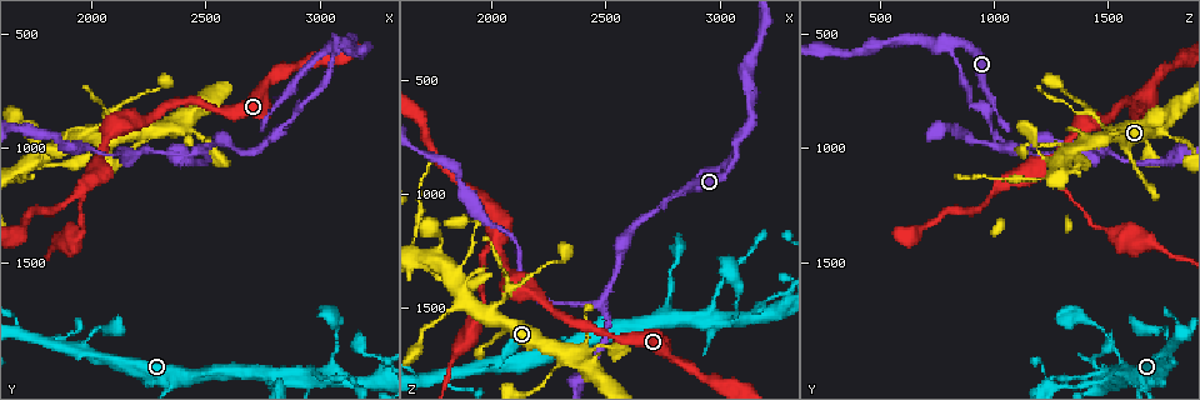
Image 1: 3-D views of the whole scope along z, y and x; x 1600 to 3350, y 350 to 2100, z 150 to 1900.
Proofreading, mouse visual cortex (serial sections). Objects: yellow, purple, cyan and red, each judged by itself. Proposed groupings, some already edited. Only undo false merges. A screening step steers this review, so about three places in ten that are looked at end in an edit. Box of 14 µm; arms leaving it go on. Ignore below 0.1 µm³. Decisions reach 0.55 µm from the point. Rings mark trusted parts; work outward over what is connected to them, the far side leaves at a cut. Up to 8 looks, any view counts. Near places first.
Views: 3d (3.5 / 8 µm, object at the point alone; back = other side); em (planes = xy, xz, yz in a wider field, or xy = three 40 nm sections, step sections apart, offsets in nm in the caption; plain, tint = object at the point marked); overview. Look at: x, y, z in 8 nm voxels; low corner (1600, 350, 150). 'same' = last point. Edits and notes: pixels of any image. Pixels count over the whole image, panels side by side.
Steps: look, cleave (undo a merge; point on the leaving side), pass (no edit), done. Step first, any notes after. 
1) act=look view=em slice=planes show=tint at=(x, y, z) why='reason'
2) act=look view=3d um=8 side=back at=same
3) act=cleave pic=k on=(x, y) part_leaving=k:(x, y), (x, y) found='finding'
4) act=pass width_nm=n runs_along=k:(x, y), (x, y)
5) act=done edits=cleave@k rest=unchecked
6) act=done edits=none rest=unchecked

act=look view=3d um=3.5 at=(2020, 1100, 1200) why='sharp bend'

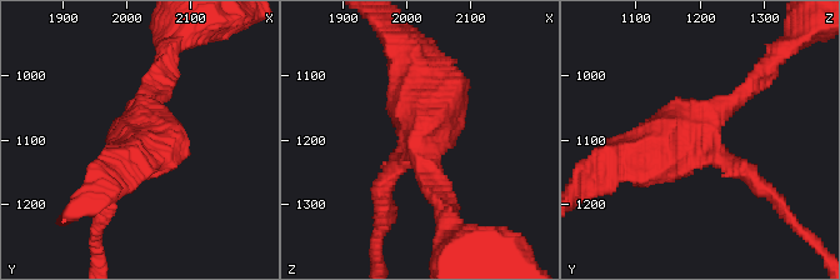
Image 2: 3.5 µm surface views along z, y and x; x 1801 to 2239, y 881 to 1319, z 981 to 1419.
act=look view=em slice=planes show=tint at=(2025, 1095, 1205)

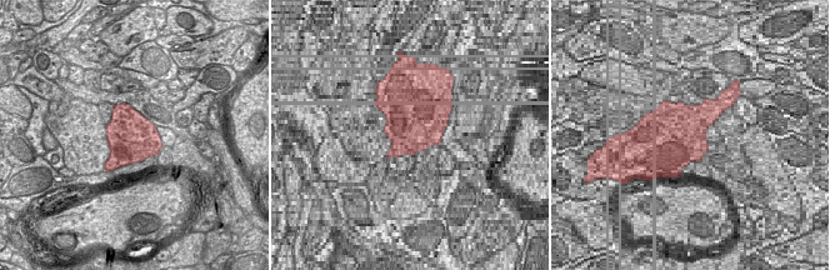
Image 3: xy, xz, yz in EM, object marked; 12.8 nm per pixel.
act=pass width_nm=600 runs_along=2:(755, 88), (701, 138), (624, 156) found='continuous, no second cell'

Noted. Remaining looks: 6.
act=look view=3d um=3.5 at=(1970, 1900, 1750) why='three arms meet'

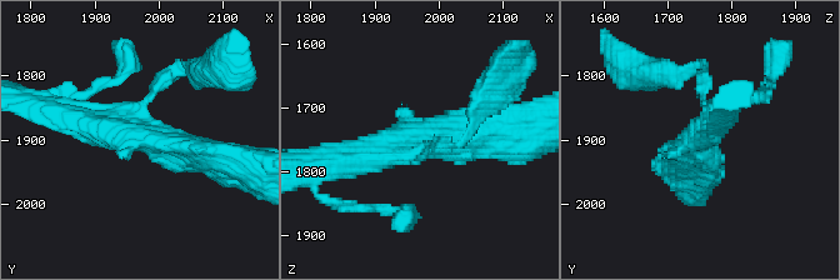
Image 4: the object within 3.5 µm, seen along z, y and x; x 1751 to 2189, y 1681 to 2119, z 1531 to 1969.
act=look view=em slice=xy step=1 show=tint at=(1970, 1890, 1755) arms=3 arm_widths_nm=150,400,400 why='now the EM'

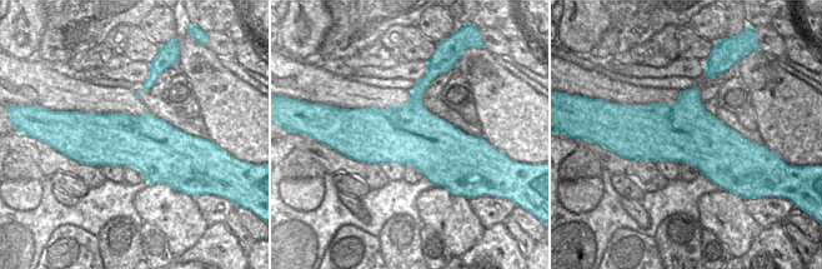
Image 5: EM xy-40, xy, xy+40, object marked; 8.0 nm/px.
act=pass runs_along=4:(211, 155), (63, 114) found='all the same cell'

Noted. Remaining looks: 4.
act=look view=3d um=3.5 side=back at=(3040, 2000, 1550) why='four-way junction'

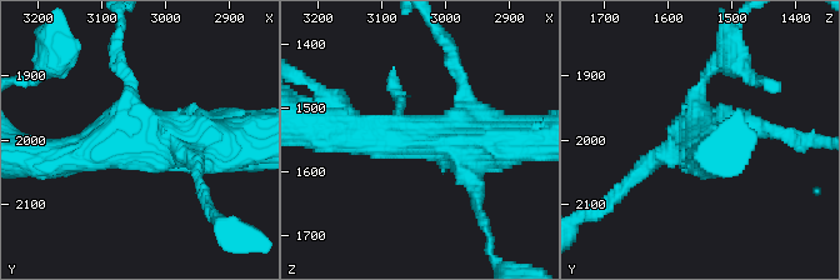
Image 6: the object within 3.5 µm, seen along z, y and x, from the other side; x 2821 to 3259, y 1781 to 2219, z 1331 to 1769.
act=look view=em slice=xy step=2 show=plain at=(3040, 2005, 1550) arms=4 arm_widths_nm=150,250,450,500 why='need the tissue'

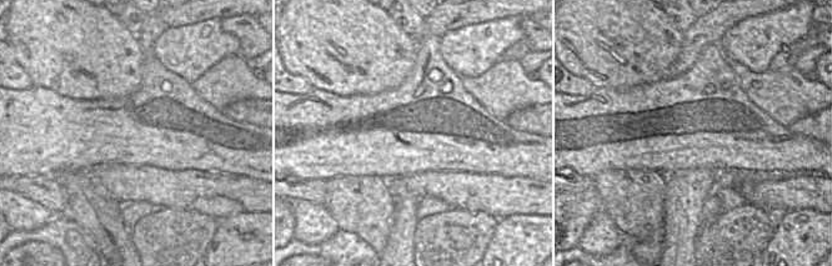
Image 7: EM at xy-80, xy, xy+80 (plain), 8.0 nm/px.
act=look view=em slice=xy step=2 show=tint at=same why='where the object lies'

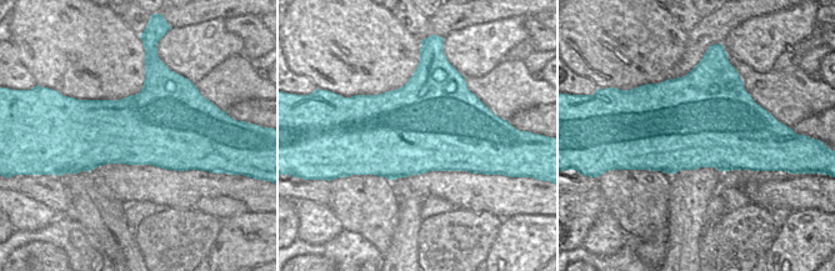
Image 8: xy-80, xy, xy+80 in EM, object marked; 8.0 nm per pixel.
act=pass runs_along=6:(226, 138), (103, 145), (61, 156) found='one cell here'

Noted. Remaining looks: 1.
act=done edits=none rest=unchecked

